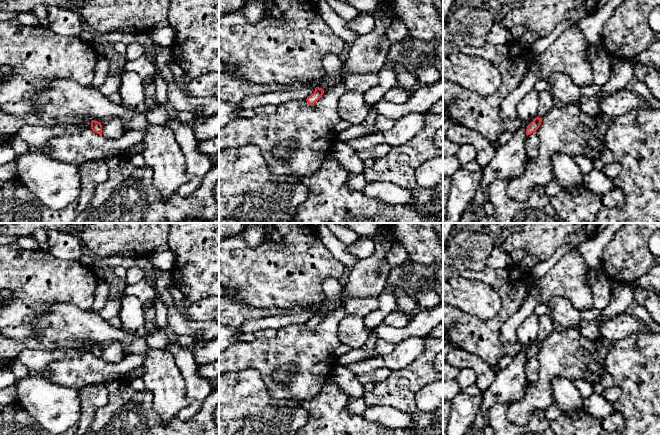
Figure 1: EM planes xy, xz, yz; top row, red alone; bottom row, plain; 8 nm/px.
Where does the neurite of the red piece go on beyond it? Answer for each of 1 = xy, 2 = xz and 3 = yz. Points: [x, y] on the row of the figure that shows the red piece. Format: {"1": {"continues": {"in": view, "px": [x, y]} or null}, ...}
{"1": {"continues": null}, "2": {"continues": null}, "3": {"continues": null}}

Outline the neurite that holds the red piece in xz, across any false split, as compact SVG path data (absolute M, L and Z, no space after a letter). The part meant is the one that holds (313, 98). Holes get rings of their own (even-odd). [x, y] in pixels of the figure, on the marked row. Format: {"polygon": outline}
{"polygon": "M316 87L313 94L307 97L306 101L309 105L316 103L320 97L323 95L324 90L322 88Z"}

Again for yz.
{"polygon": "M536 117L527 127L526 129L526 135L530 135L540 127L542 118Z"}

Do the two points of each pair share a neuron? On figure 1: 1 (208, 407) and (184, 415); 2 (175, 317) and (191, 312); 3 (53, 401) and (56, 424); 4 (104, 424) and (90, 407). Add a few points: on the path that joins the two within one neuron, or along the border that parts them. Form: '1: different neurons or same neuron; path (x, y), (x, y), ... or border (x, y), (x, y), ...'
1: different neurons; border (208, 394), (191, 418), (178, 418)
2: different neurons; border (182, 305), (183, 311), (190, 318), (208, 320)
3: same neuron; path (53, 407), (51, 418)
4: different neurons; border (107, 392), (107, 402), (97, 410), (90, 424)

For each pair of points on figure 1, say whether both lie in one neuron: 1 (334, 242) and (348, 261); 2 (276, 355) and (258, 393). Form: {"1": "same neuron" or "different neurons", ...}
{"1": "same neuron", "2": "different neurons"}

